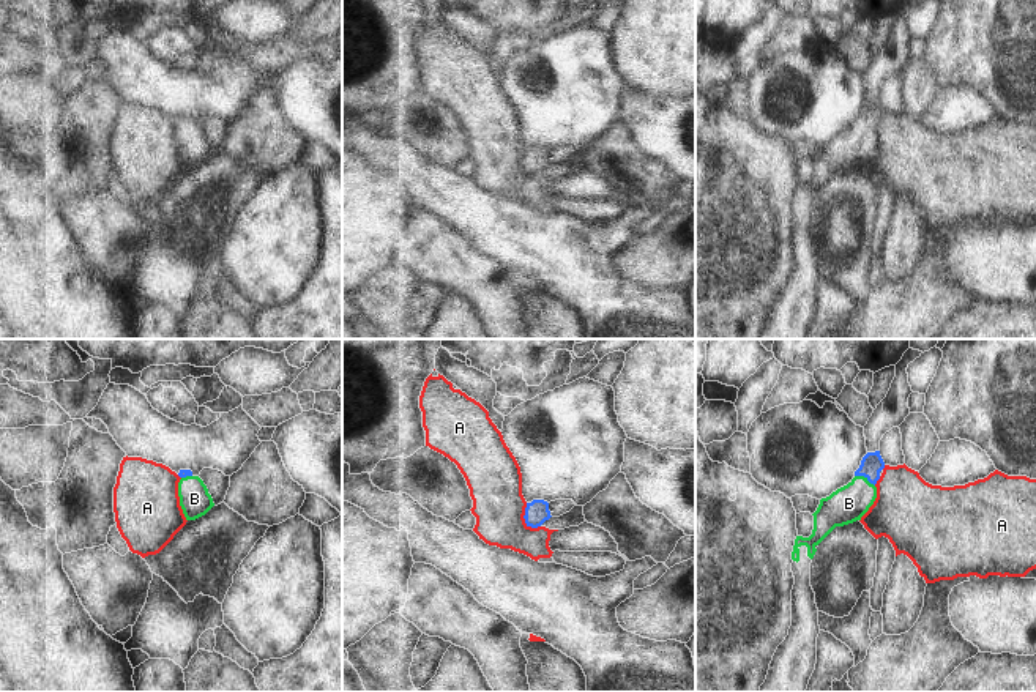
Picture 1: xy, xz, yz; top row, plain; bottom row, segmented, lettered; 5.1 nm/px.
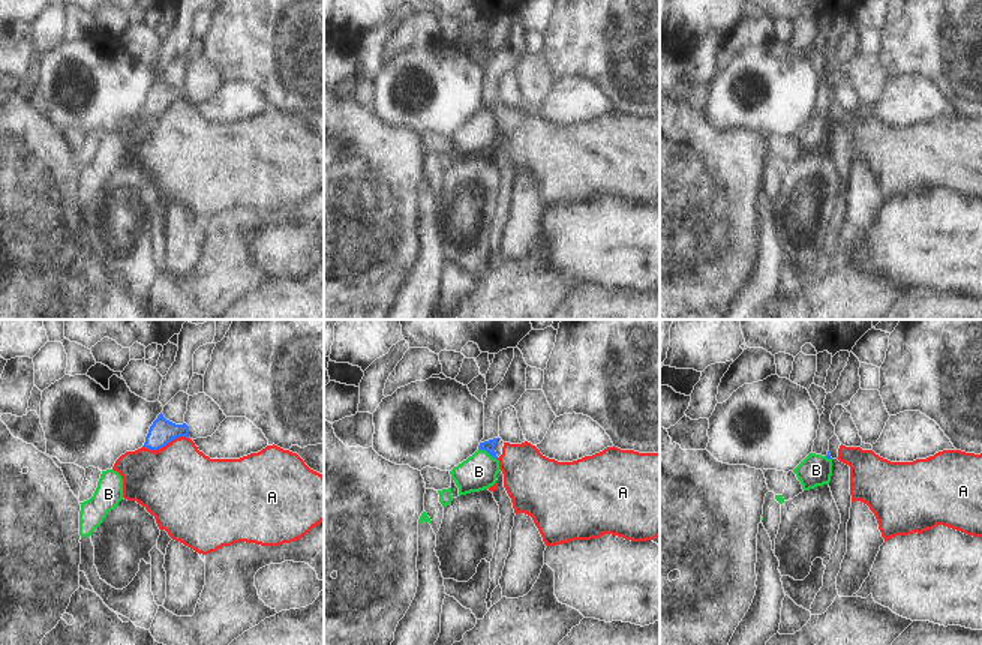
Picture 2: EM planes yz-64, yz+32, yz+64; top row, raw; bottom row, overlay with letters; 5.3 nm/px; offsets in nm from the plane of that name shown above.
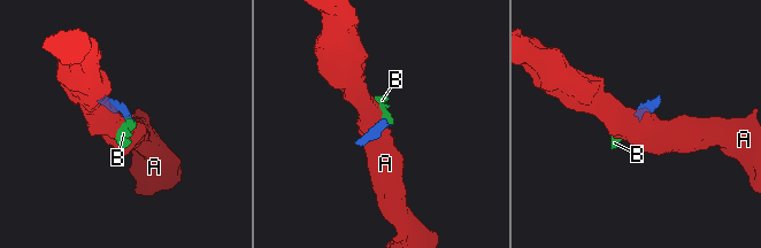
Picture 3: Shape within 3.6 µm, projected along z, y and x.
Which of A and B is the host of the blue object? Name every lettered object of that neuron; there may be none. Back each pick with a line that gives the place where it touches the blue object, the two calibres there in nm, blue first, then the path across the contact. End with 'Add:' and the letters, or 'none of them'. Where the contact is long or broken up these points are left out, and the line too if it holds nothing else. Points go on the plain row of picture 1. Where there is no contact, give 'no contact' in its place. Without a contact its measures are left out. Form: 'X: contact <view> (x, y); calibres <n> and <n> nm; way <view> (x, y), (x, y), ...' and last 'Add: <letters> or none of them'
B: contact yz (864, 123); calibres 110 and 190 nm; way yz (872, 111), (864, 123), (861, 137), (849, 150)
Add: B

